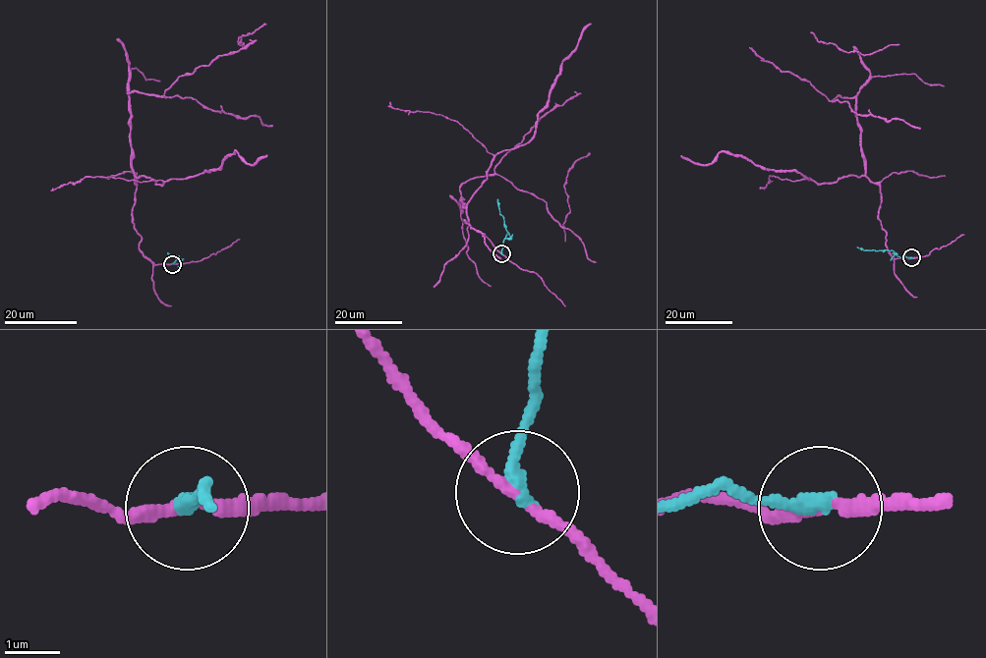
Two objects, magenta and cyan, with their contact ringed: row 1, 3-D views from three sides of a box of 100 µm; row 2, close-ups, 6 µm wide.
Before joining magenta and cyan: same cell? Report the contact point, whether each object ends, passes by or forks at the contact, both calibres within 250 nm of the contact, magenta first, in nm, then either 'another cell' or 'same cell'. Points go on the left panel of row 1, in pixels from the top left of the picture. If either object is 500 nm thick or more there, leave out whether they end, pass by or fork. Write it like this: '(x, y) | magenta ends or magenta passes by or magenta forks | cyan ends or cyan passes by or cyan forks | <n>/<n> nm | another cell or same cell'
(172, 264) | magenta passes by | cyan ends | 190/280 nm | another cell

